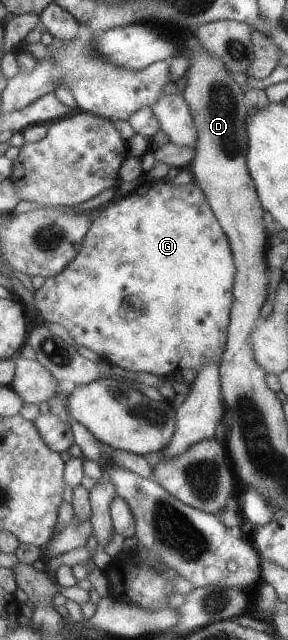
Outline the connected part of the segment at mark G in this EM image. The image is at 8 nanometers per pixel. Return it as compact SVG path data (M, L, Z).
M167 179L151 181L150 188L145 195L135 191L115 197L100 208L86 233L85 241L79 253L71 260L61 273L49 276L43 287L34 293L34 301L39 318L44 322L60 323L60 329L69 333L79 346L95 351L101 359L113 366L119 366L128 372L145 372L153 375L171 377L173 373L183 368L199 371L207 364L220 363L230 324L230 311L233 305L233 288L237 268L233 252L219 220L215 217L206 195L195 181L188 184L174 185Z

